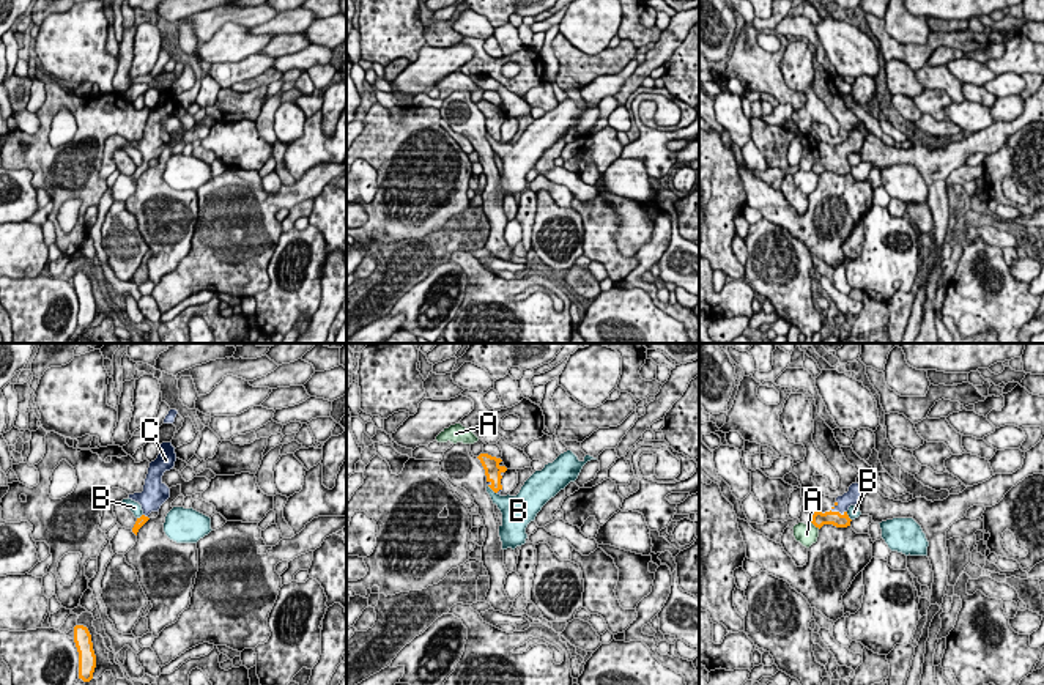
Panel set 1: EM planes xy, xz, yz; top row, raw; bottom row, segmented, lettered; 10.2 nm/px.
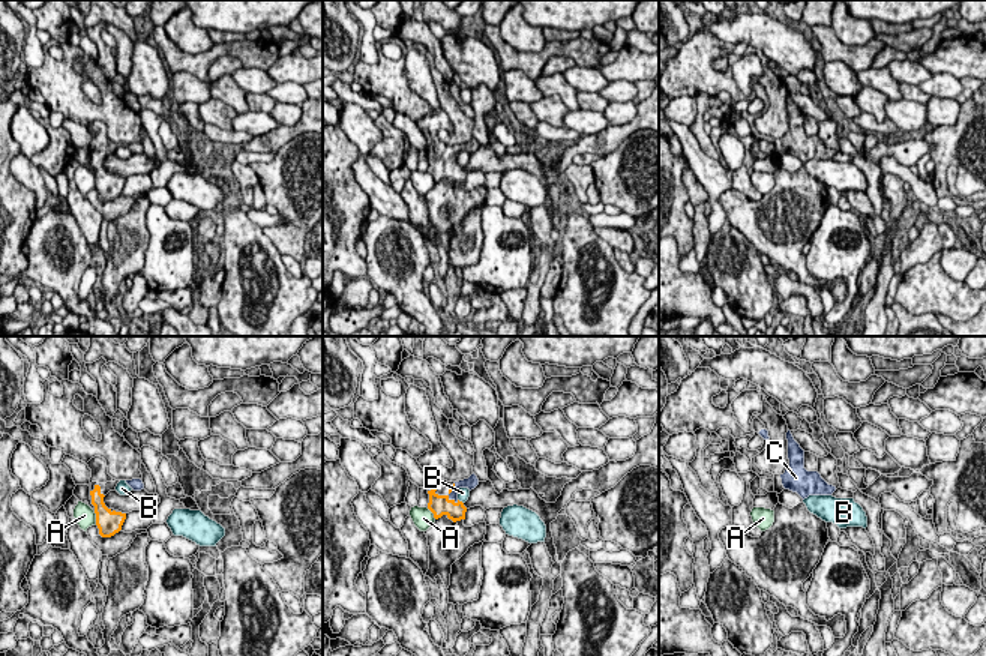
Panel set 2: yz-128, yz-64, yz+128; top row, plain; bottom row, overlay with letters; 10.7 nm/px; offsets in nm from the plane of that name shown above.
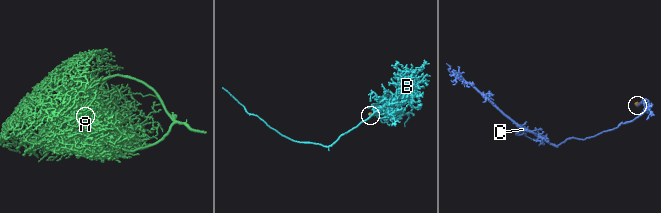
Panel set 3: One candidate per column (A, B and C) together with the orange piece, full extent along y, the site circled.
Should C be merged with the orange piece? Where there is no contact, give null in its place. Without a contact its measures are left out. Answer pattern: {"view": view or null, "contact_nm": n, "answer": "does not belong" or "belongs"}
{"view": "yz", "contact_nm": 180, "answer": "belongs"}

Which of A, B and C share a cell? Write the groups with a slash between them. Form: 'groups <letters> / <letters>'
groups A / B / C

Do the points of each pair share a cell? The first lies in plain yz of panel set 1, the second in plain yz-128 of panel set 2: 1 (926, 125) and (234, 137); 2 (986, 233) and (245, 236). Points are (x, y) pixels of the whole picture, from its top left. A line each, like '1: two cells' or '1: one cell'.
1: one cell
2: two cells

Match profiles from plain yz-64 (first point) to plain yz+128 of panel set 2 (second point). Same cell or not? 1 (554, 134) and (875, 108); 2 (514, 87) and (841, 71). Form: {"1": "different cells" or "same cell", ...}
{"1": "different cells", "2": "same cell"}

